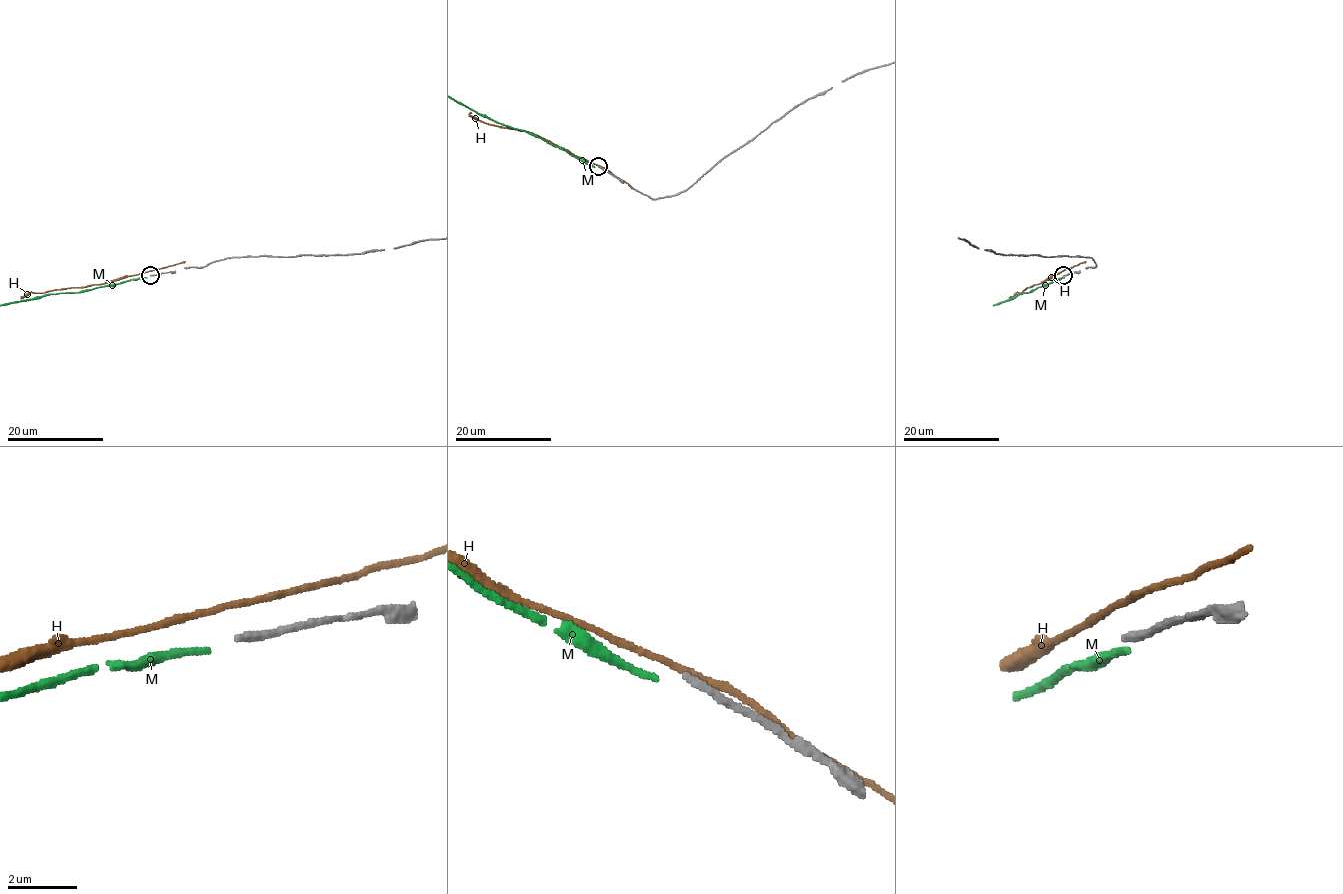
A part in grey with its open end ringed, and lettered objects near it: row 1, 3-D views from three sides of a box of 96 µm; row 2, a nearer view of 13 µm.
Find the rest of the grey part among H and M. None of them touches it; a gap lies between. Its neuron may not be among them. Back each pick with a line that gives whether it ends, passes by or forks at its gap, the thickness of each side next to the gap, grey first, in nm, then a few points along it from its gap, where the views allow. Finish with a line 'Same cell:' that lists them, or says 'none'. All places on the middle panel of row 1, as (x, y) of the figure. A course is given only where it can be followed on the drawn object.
Same cell: none

